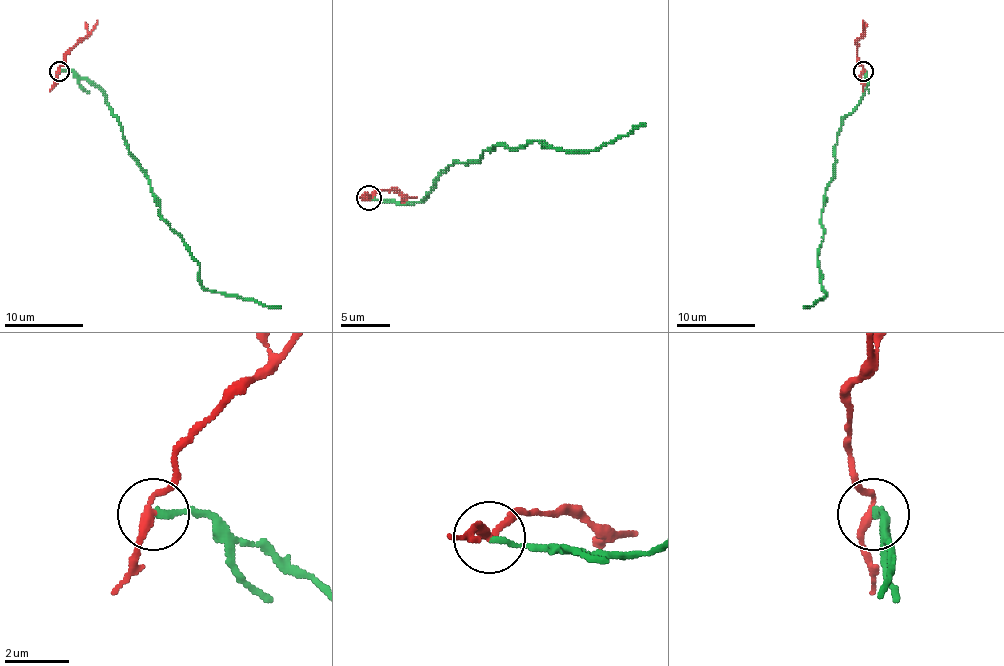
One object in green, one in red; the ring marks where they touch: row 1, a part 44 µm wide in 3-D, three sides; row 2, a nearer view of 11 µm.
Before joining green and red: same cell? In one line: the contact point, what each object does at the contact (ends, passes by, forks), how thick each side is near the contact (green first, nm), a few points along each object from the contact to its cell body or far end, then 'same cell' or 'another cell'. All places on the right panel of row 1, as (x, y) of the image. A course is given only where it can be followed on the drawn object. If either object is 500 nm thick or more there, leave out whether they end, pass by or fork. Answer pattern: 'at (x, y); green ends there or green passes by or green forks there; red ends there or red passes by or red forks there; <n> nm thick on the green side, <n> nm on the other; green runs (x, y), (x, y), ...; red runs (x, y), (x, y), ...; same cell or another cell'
at (863, 71); green ends there; red passes by; 180 nm thick on the green side, 240 nm on the other; green runs (863, 71), (867, 77), (861, 103), (839, 130), (835, 176), (821, 213), (817, 261), (825, 296), (803, 308); red runs (863, 71), (857, 56), (857, 40), (863, 32), (863, 20); another cell

